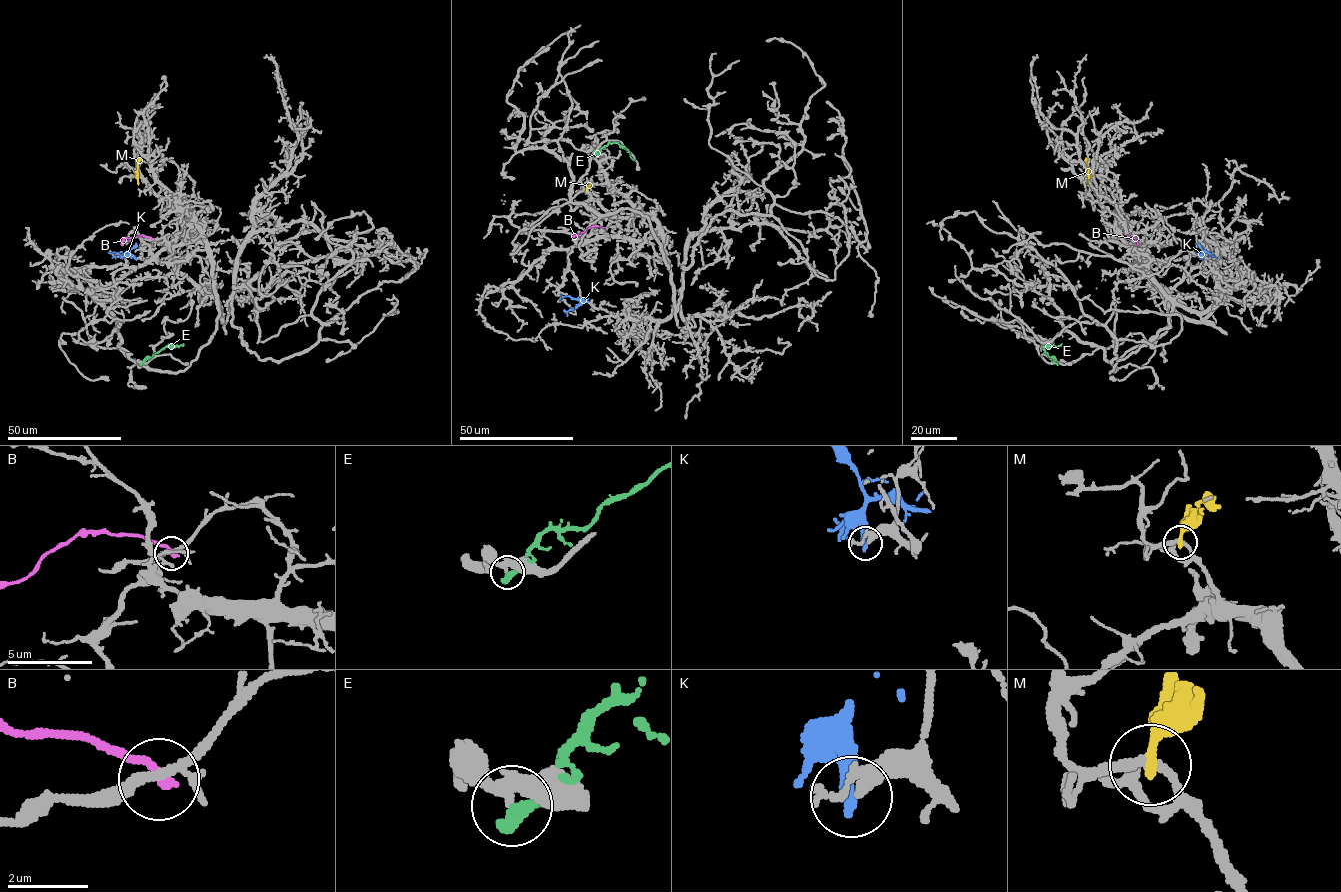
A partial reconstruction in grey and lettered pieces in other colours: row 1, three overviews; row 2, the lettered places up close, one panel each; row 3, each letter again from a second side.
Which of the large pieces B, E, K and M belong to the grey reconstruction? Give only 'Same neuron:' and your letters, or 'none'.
Same neuron: K

